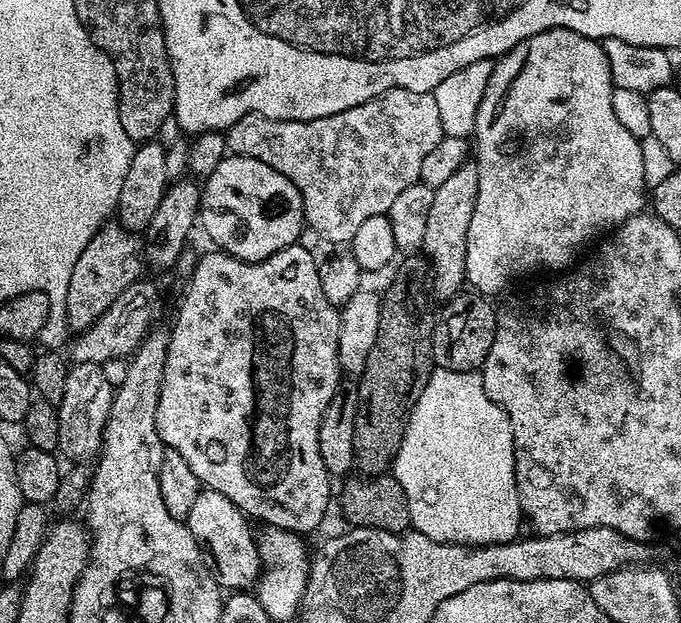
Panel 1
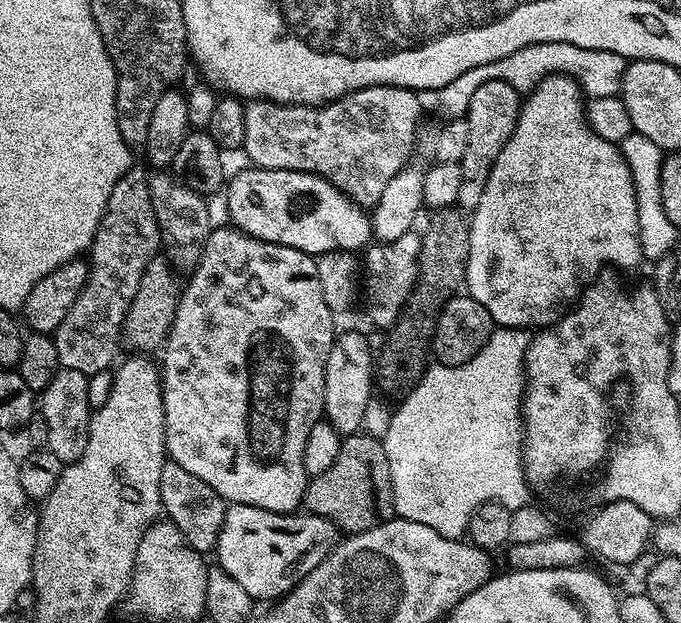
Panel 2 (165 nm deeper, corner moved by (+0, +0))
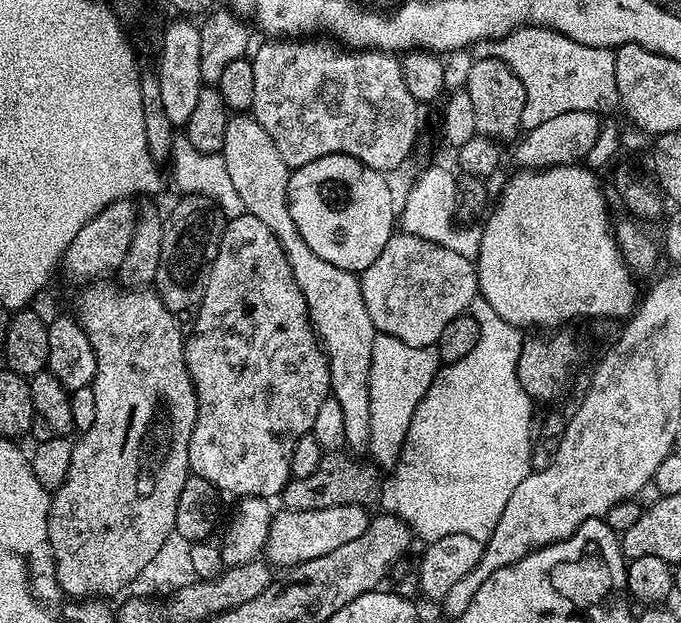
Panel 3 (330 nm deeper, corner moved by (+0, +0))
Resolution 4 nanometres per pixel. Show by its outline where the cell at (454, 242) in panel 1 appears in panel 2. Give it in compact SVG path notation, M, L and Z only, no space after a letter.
M485 82L478 86L474 98L470 98L468 115L470 126L466 154L460 159L462 170L462 186L458 189L456 204L461 209L471 210L478 206L478 198L482 198L482 190L486 190L486 178L490 178L490 170L494 170L494 162L498 162L498 154L502 154L502 146L510 142L510 134L514 134L514 126L518 122L522 94L510 82Z

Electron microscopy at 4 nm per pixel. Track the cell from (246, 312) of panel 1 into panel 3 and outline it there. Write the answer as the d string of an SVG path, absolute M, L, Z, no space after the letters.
M245 214L225 223L222 242L218 246L218 258L212 260L212 269L204 287L204 297L191 324L192 332L190 328L184 345L186 366L190 370L190 378L194 382L198 402L198 414L194 422L194 430L190 434L188 467L191 475L201 476L202 479L212 483L220 494L229 492L230 495L236 496L235 498L279 497L288 481L292 479L290 454L294 454L294 446L298 442L298 438L311 433L318 409L322 407L322 402L326 402L330 398L332 383L330 382L328 359L324 357L324 350L316 338L315 330L312 329L306 298L302 298L302 290L298 290L298 282L294 282L294 270L290 270L290 262L278 242L278 238L274 238L270 226L265 226L259 218Z

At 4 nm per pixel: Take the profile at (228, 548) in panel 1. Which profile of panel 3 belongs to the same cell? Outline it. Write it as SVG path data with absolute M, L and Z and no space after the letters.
M343 504L330 506L326 510L306 512L277 511L269 522L263 555L267 563L280 570L291 569L302 562L310 562L310 558L322 558L322 554L330 554L330 550L338 550L338 546L366 534L370 519L368 511L369 509L362 504Z

